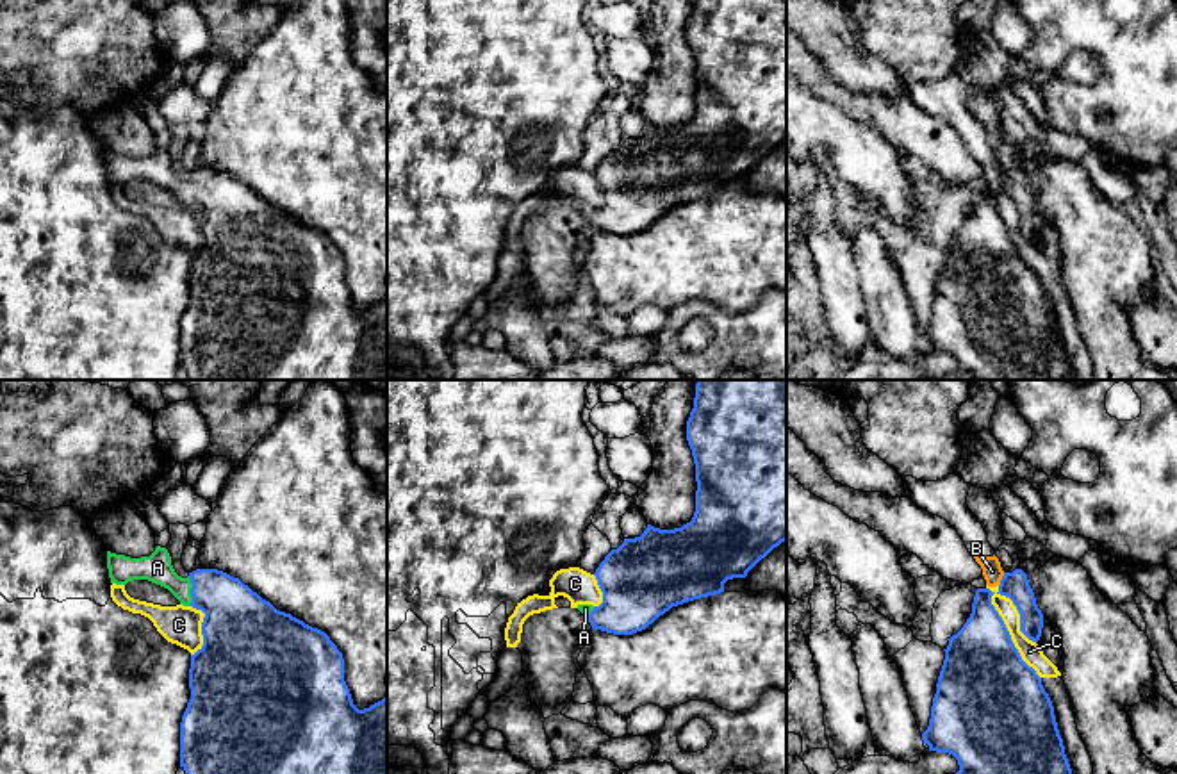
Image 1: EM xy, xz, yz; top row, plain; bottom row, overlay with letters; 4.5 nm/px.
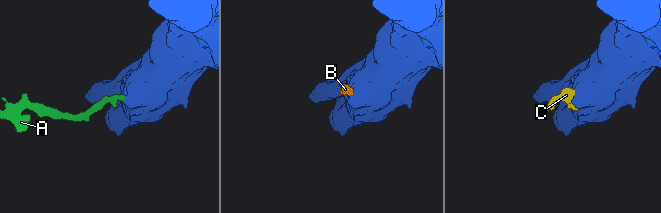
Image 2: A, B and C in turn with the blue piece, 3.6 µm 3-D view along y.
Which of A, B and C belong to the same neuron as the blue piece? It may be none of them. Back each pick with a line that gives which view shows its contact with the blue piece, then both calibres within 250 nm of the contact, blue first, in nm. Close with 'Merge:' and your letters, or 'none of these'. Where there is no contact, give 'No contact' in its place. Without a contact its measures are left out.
A: Touches blue in xy. Thickness 300 nm (blue) against 130 nm
Merge: A

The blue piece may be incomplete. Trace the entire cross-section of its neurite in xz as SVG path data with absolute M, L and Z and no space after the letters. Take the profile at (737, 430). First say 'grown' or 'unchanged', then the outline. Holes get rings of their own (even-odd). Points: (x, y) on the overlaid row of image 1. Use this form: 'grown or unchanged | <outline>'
grown | M697 380L687 441L696 464L696 512L674 530L651 524L640 537L624 539L596 569L603 592L599 606L578 605L592 630L633 635L672 606L724 592L724 583L745 578L774 548L786 540L786 380Z

